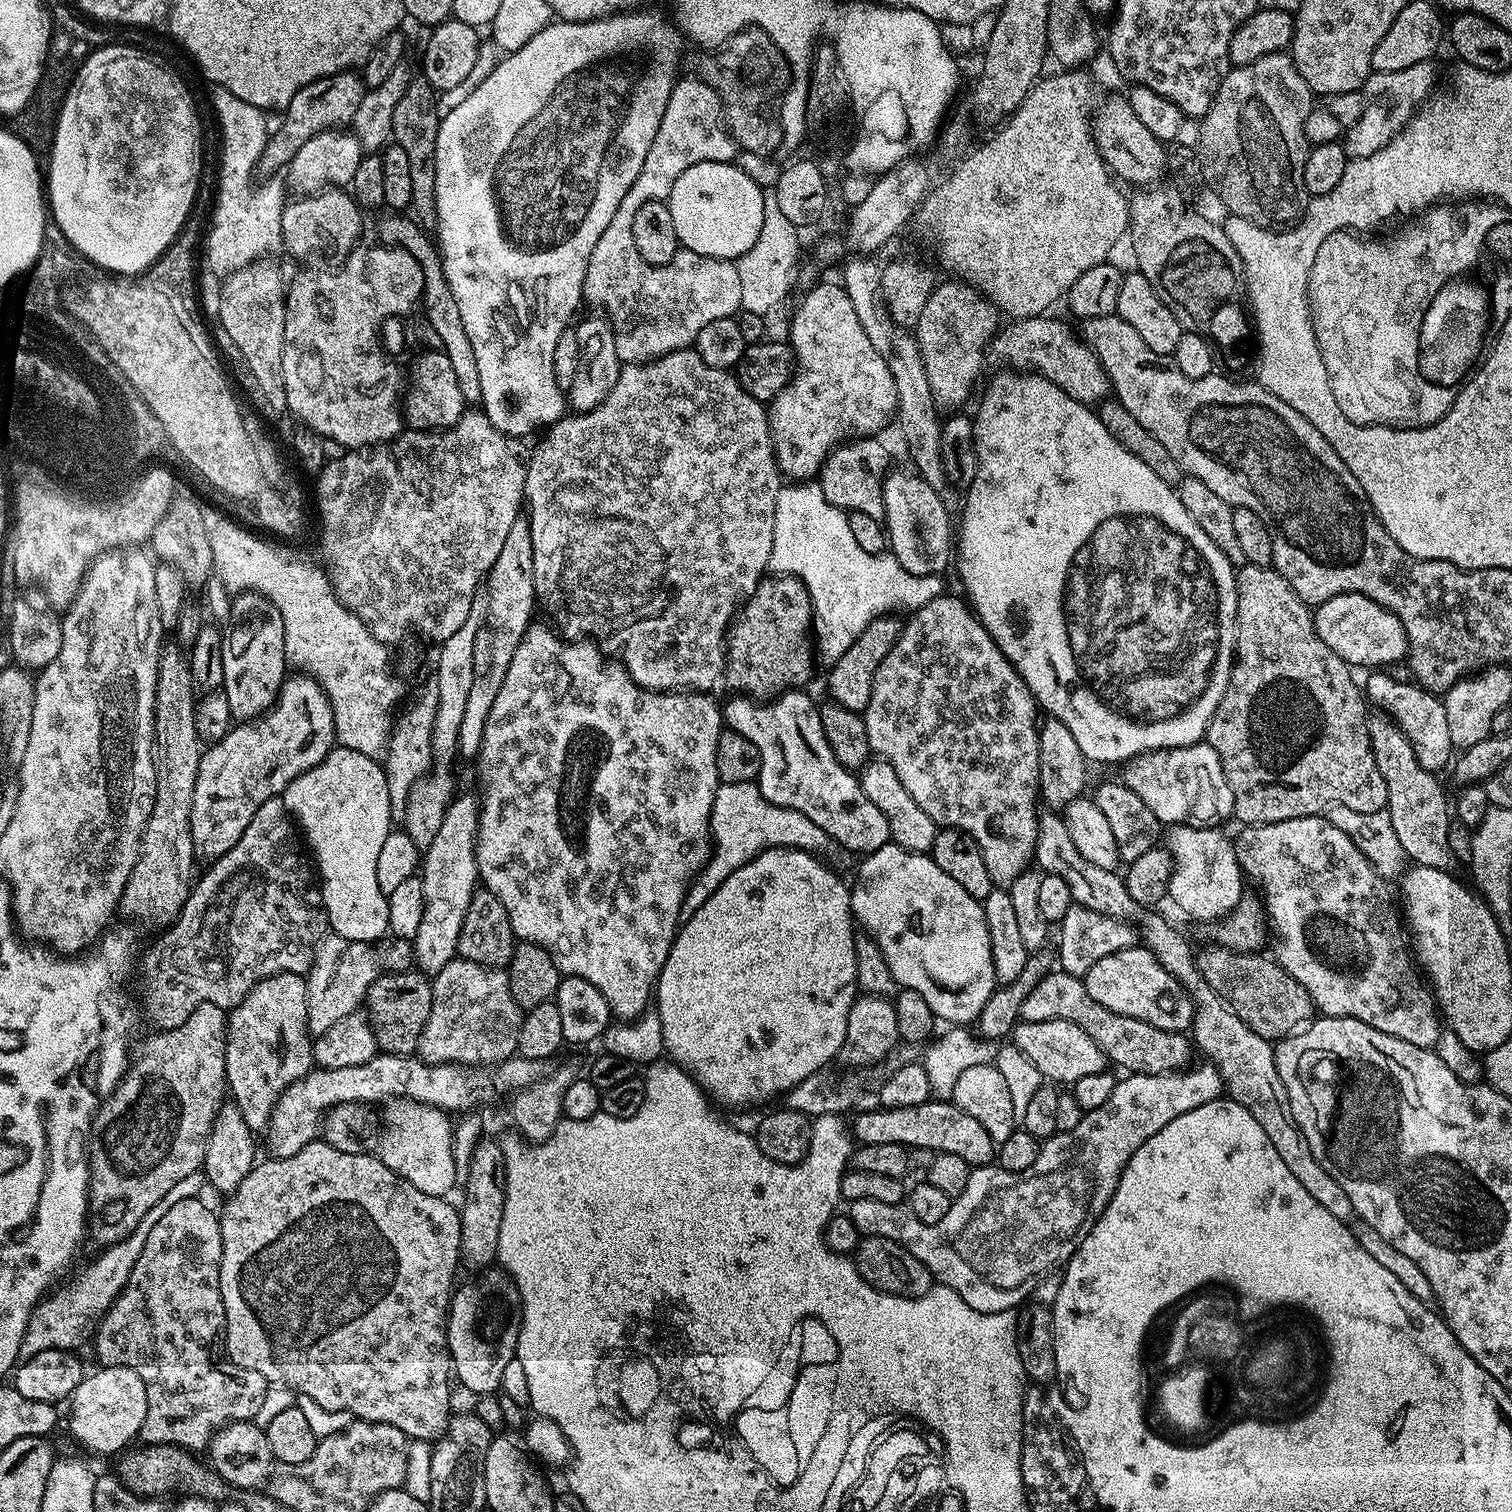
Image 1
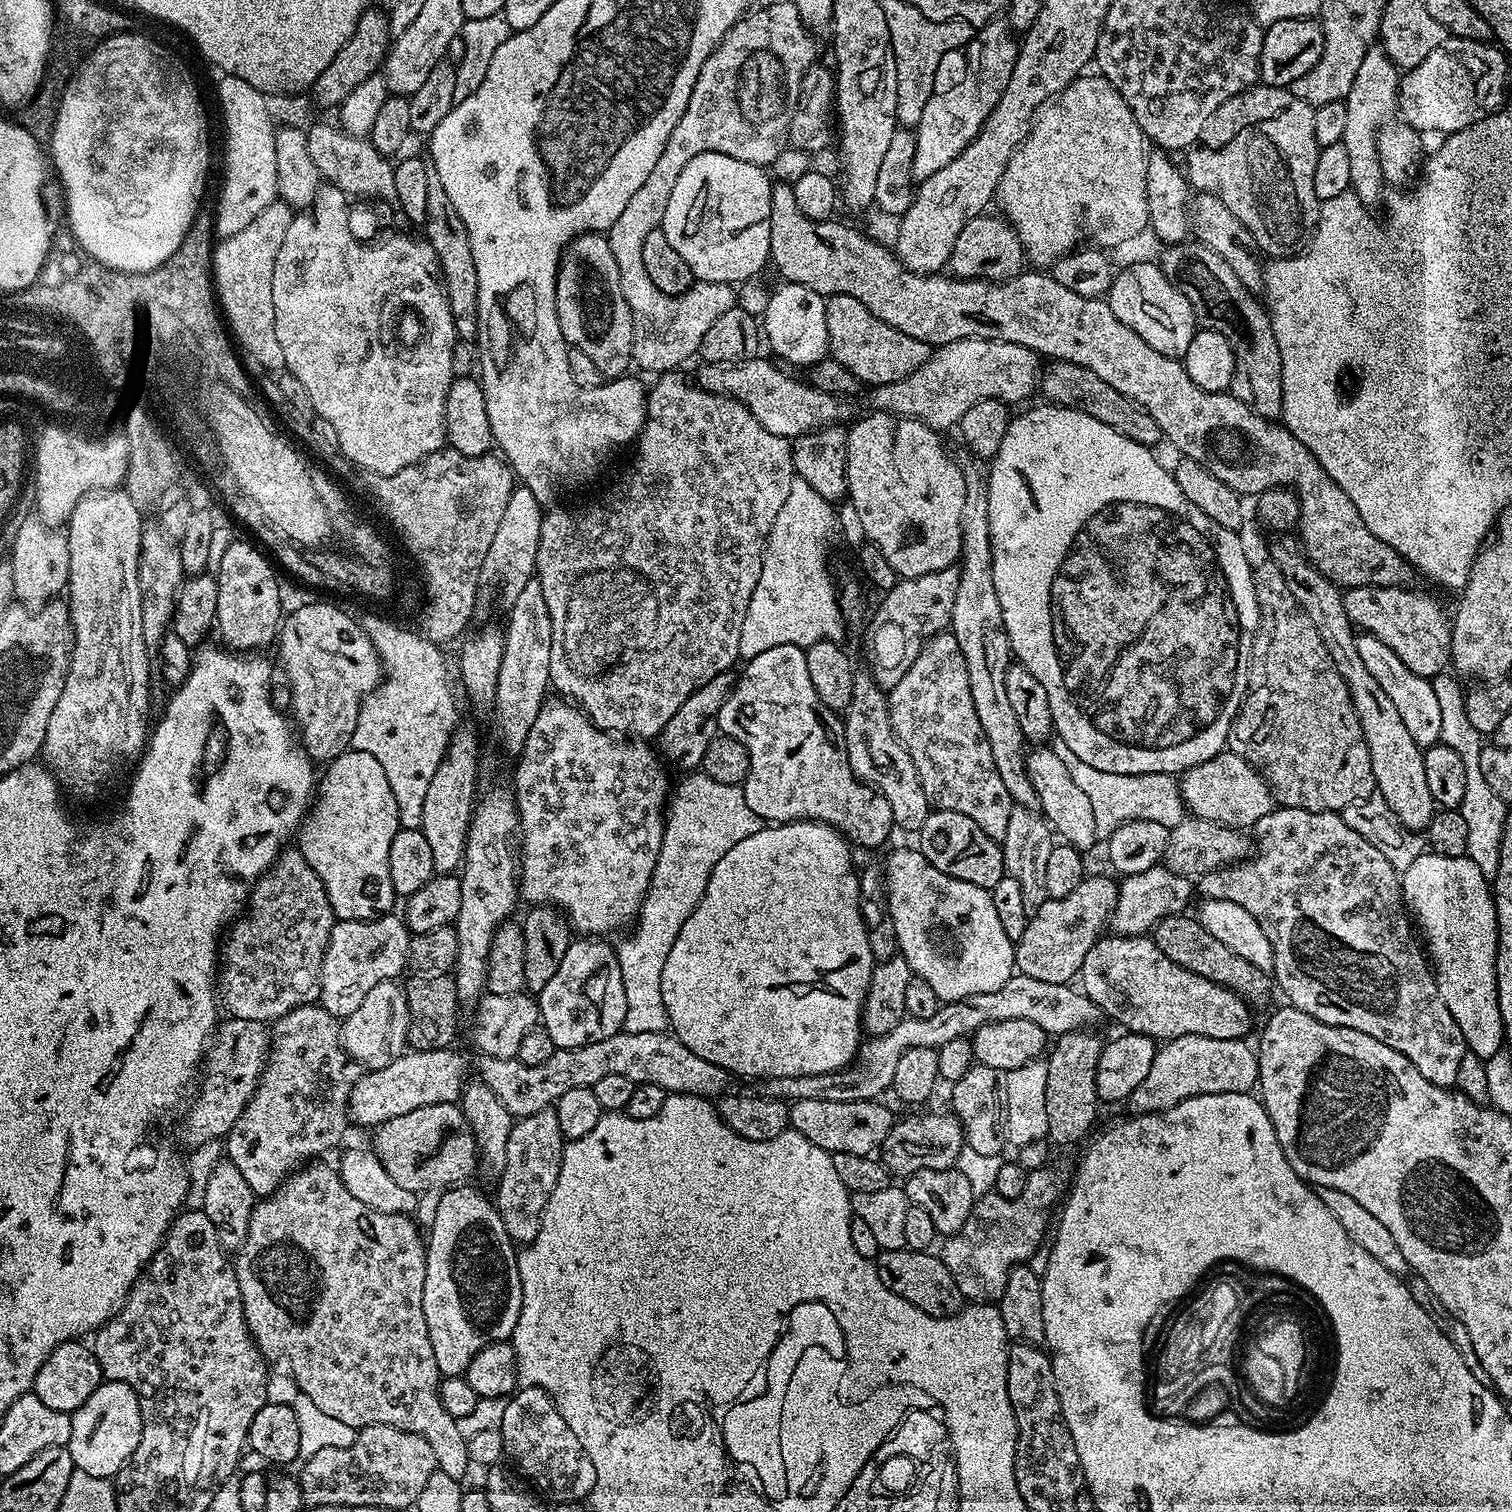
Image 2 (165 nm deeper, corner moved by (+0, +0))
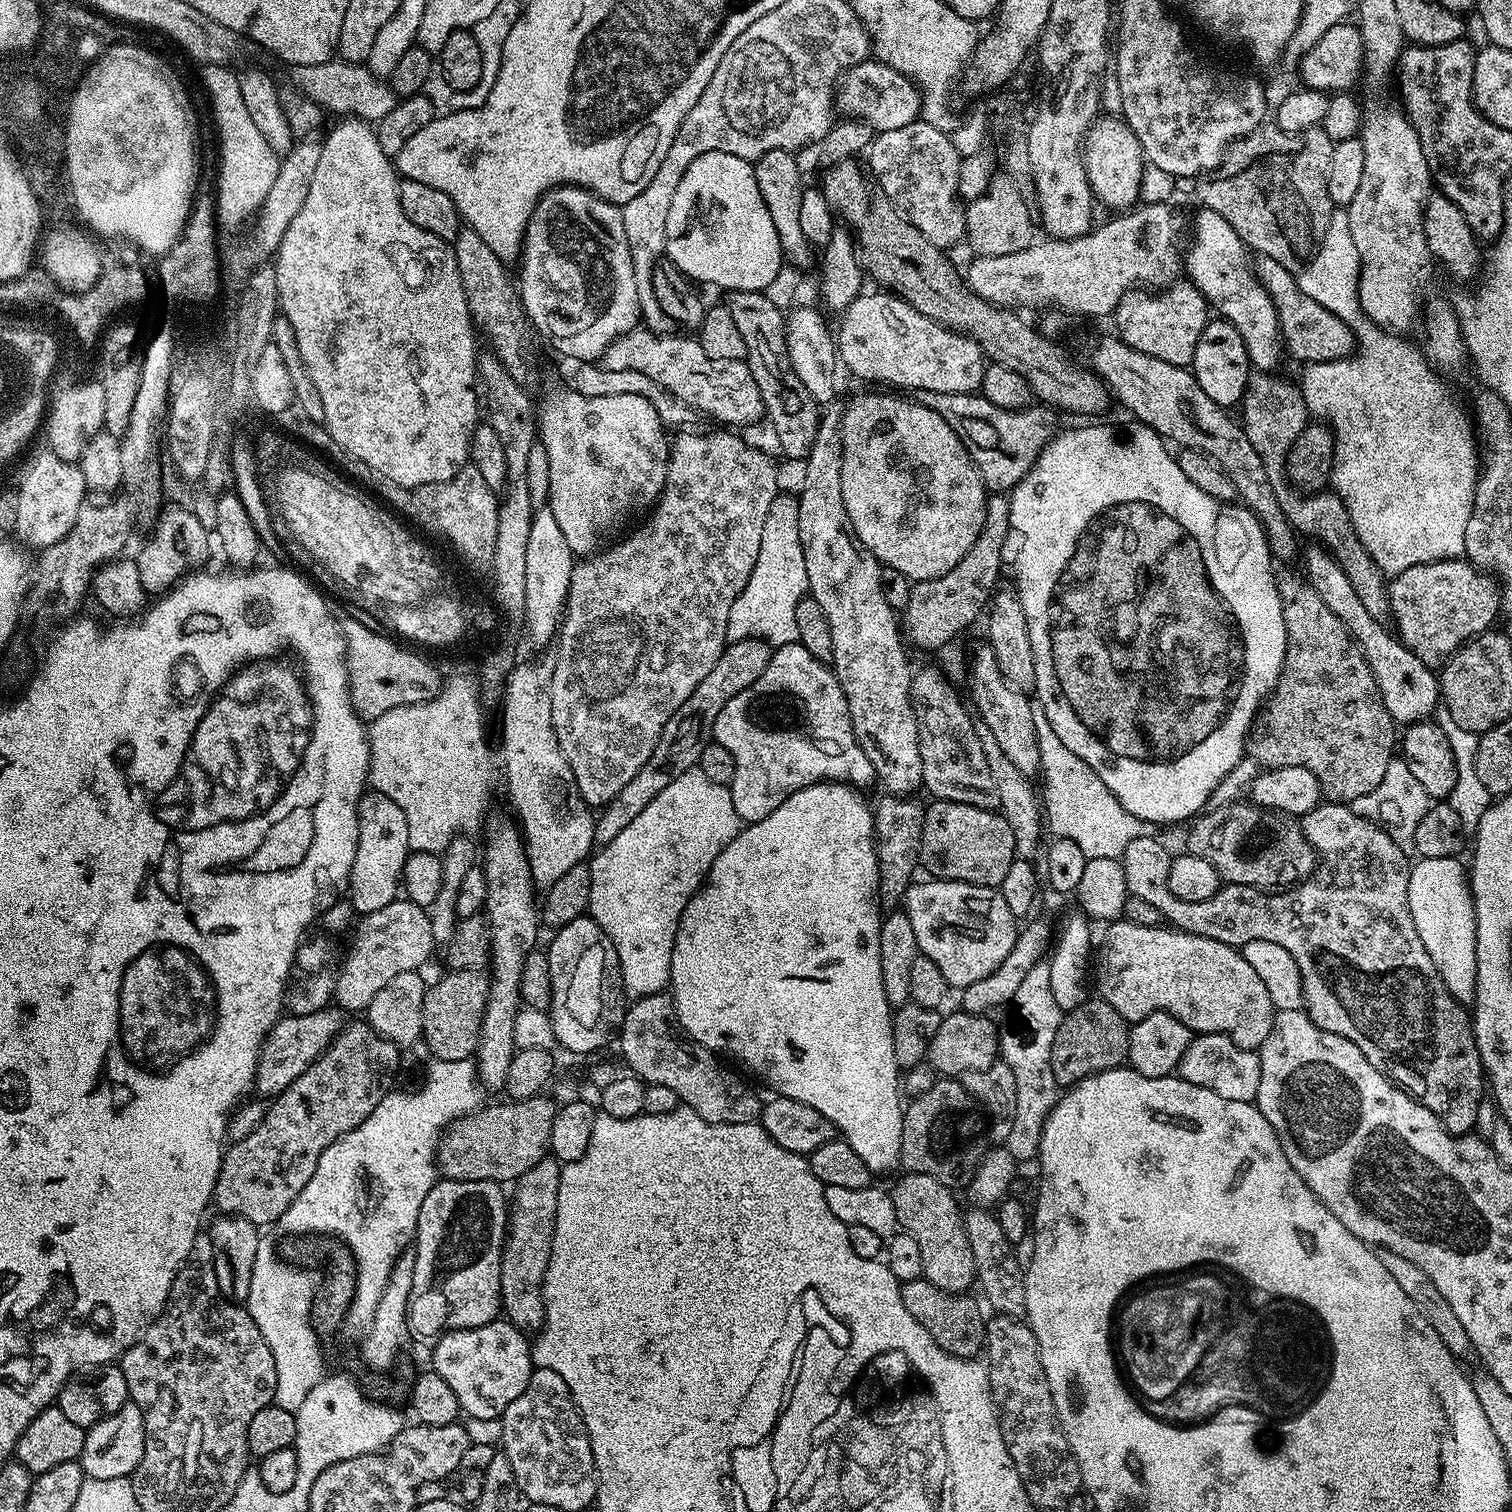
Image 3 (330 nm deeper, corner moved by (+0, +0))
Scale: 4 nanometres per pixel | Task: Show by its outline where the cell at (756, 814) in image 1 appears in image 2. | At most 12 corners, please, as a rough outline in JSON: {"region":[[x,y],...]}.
{"region":[[738,784],[675,785],[636,933],[623,1031],[667,1029],[662,966],[718,858],[762,822]]}

